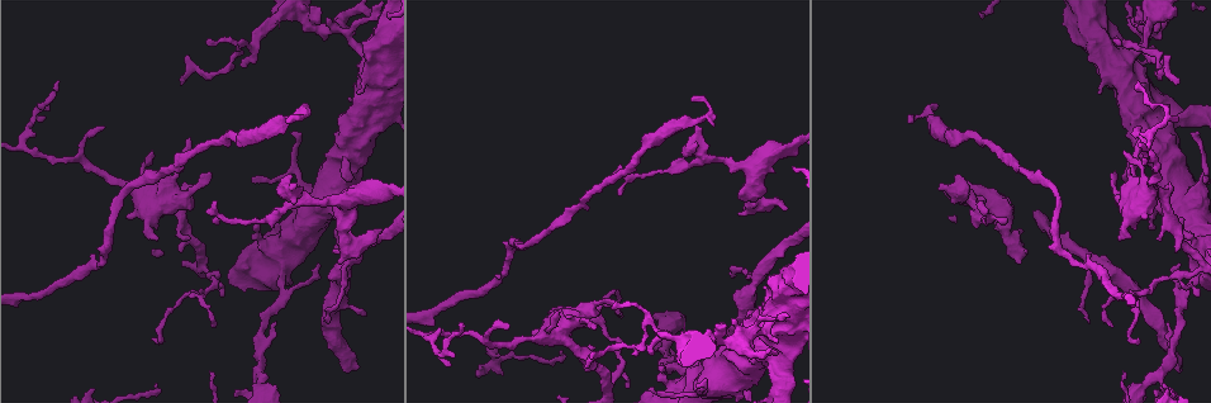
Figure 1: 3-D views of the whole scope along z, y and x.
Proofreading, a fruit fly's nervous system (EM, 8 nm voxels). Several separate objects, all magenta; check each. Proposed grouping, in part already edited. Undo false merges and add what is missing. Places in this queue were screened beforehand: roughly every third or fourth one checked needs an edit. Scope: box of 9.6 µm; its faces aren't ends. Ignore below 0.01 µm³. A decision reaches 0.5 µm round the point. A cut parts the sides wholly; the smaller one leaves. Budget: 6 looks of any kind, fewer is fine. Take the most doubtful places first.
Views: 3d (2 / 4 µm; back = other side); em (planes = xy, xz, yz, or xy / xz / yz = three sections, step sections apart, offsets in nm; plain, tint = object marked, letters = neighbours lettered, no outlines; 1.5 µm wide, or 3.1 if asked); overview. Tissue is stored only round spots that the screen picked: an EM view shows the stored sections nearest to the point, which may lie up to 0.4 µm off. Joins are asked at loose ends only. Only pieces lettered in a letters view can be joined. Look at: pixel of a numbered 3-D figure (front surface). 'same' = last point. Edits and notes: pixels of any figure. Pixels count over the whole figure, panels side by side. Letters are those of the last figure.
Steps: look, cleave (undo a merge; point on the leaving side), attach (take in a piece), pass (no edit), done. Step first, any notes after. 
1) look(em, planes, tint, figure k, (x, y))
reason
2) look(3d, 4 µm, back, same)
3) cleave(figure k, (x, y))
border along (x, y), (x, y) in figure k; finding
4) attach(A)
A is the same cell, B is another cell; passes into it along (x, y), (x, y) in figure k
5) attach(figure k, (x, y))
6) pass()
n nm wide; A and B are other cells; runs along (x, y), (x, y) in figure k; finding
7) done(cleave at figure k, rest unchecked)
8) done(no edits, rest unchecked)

look(em, planes, letters, figure 1, (1181, 371))
free end

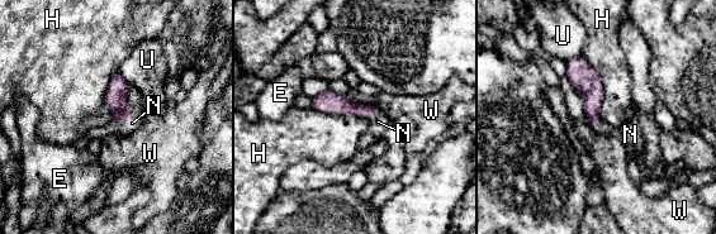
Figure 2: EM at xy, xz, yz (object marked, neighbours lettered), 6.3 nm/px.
attach(N)
140 nm wide; N is the same cell, E, H, U and W are other cells; passes into it along (115, 99), (131, 108), (132, 123) in figure 2; the neuron continues

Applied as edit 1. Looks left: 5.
look(em, planes, letters, figure 1, (697, 129))
free end

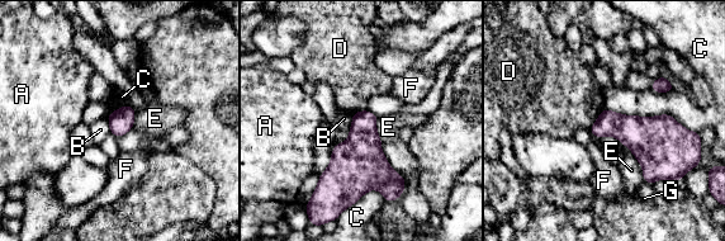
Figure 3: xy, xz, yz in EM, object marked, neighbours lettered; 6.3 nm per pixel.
pass()
A, B, C, D, E, F and G are other cells; no lettered piece goes on from it

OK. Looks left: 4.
look(em, xy, step 8, tint, figure 1, (283, 287))
a fork

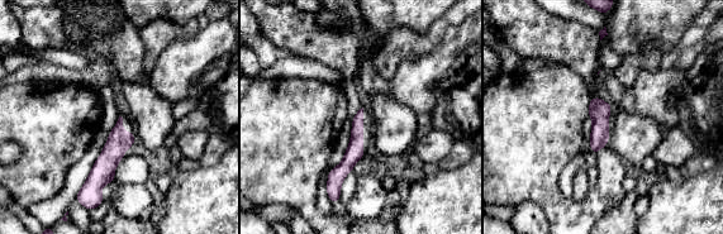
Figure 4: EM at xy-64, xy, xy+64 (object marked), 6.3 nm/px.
look(em, yz, step 4, letters, same)

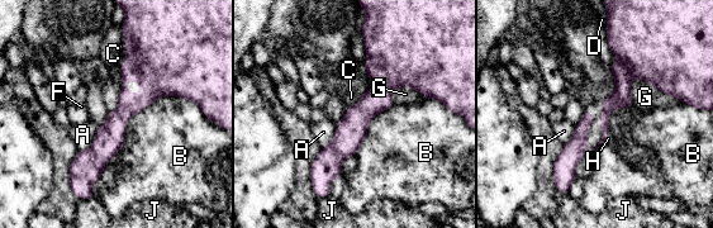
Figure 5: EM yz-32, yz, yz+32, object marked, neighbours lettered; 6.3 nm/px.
pass()
A, B, C, D, F, G, H and J are other cells; runs along (129, 42), (124, 110), (86, 186) in figure 5; all the same neuron

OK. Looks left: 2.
done(attach at figure 2, rest unchecked)

